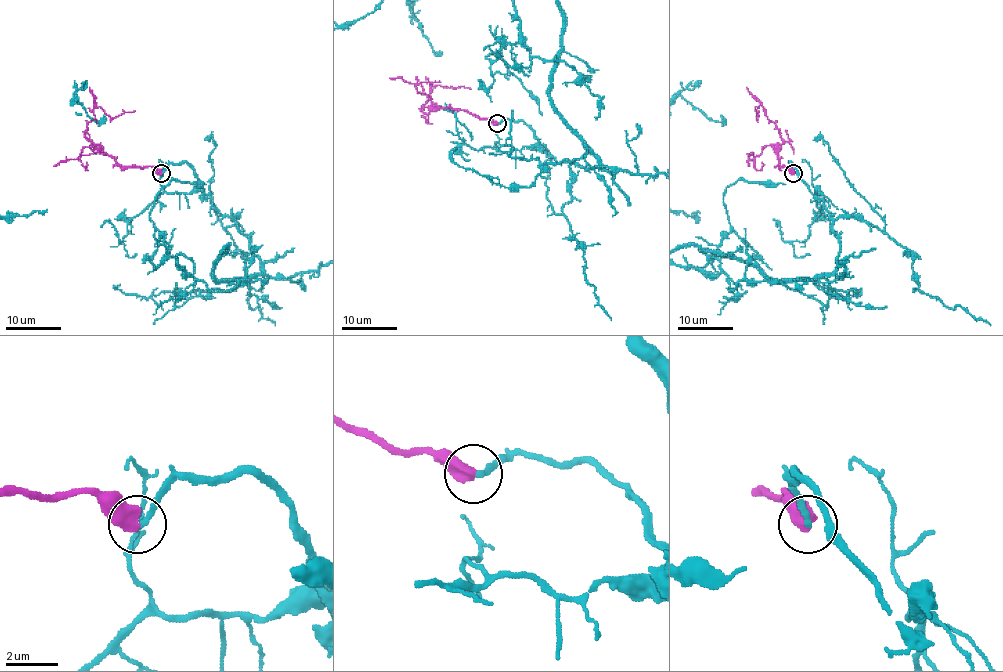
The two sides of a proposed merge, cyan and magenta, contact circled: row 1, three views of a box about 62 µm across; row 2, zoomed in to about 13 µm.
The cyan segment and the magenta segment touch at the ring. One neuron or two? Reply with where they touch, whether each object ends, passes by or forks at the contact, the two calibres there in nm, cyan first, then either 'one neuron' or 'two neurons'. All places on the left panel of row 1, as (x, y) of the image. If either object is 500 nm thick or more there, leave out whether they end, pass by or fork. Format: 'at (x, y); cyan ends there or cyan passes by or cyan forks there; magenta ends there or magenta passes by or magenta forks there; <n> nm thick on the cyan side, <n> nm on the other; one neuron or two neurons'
at (161, 173); 200 nm thick on the cyan side, 600 nm on the other; one neuron

